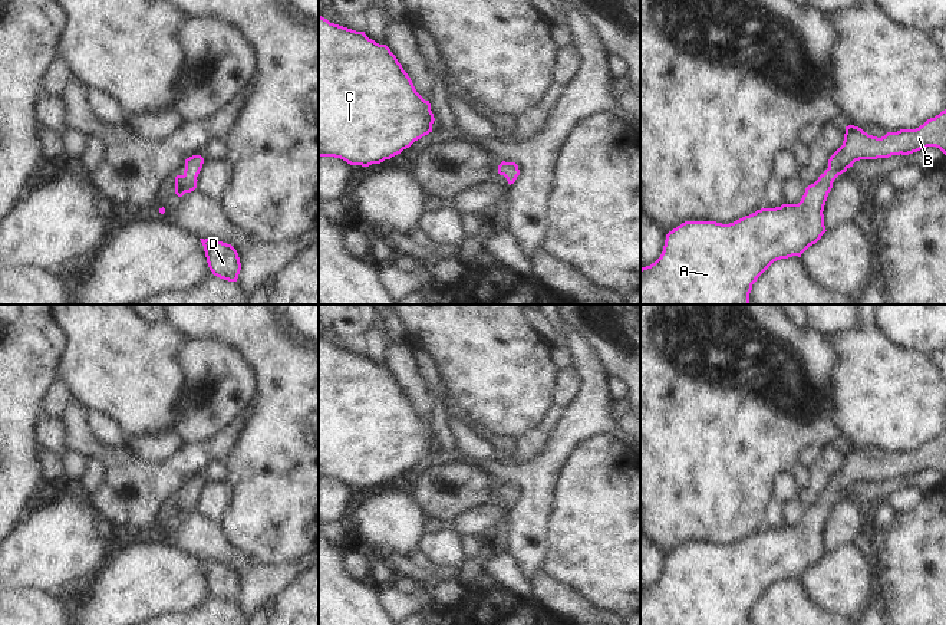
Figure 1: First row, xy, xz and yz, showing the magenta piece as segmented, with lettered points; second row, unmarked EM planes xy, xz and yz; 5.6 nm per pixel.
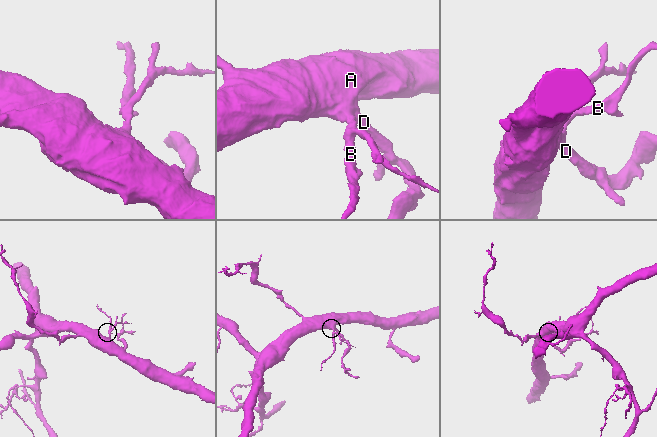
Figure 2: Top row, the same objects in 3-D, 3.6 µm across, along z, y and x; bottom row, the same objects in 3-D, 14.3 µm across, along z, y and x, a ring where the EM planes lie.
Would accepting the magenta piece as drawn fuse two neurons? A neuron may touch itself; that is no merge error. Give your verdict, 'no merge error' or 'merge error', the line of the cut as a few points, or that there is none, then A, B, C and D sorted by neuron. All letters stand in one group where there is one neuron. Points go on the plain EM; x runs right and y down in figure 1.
no merge error; cut none; groups A B C D

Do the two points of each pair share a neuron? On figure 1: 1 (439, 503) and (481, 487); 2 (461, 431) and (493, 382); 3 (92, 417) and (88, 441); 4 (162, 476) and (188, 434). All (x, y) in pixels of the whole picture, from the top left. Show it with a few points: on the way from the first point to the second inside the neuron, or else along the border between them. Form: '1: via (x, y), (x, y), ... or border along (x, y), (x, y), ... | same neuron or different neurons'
1: via (450, 496), (457, 496), (465, 487), (471, 487) | same neuron
2: border along (464, 421), (468, 427) | different neurons
3: border along (85, 410), (88, 428), (104, 443), (119, 447) | different neurons
4: border along (216, 433), (205, 440), (184, 446) | different neurons

